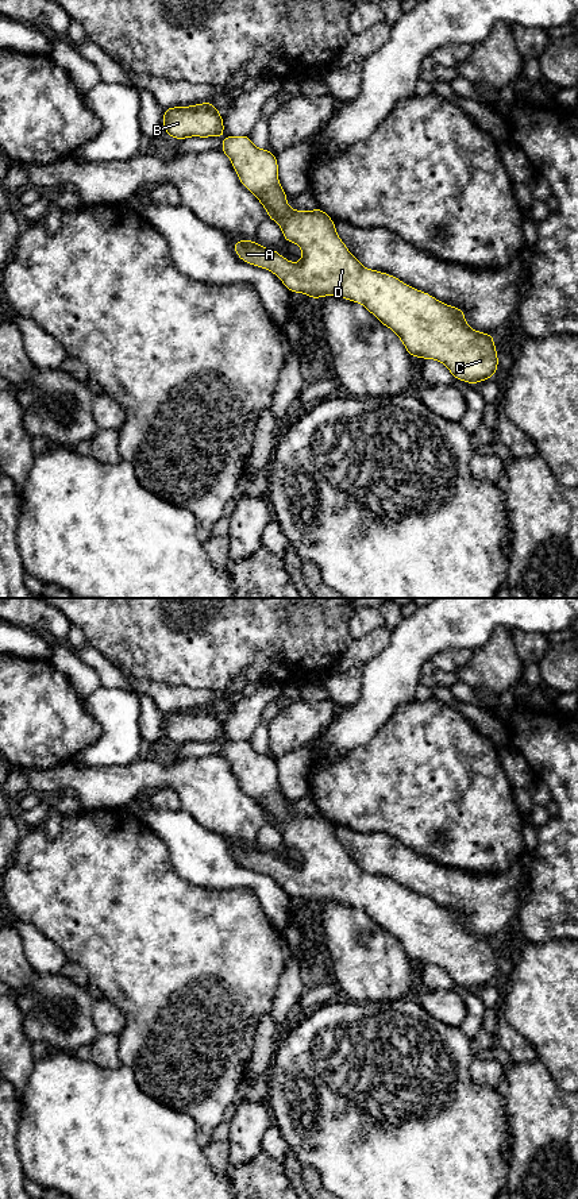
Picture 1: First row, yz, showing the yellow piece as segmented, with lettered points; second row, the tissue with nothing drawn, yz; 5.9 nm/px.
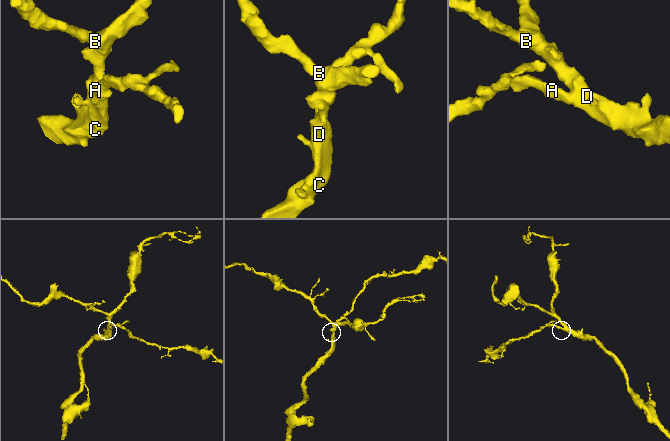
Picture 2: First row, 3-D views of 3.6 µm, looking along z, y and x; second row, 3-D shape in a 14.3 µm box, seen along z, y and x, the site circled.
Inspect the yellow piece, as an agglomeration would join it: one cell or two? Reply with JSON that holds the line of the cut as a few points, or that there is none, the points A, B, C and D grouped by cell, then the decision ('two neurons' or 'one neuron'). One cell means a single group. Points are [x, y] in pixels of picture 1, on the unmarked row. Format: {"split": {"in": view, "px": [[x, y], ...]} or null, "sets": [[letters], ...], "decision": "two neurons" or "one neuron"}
{"split": null, "sets": [["A", "B", "C", "D"]], "decision": "one neuron"}

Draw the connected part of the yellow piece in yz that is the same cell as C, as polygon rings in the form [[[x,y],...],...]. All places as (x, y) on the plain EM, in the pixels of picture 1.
[[[226,741],[219,753],[231,764],[240,789],[265,811],[267,822],[281,832],[284,845],[296,848],[303,856],[301,865],[293,868],[255,845],[235,845],[232,852],[244,868],[271,876],[289,897],[305,898],[311,905],[336,901],[362,909],[381,929],[397,938],[411,961],[442,967],[454,984],[474,990],[494,983],[498,972],[494,940],[470,933],[461,913],[438,906],[390,879],[362,871],[336,838],[335,826],[323,814],[292,814],[286,807],[288,798],[278,787],[277,760],[255,752],[250,741]]]

